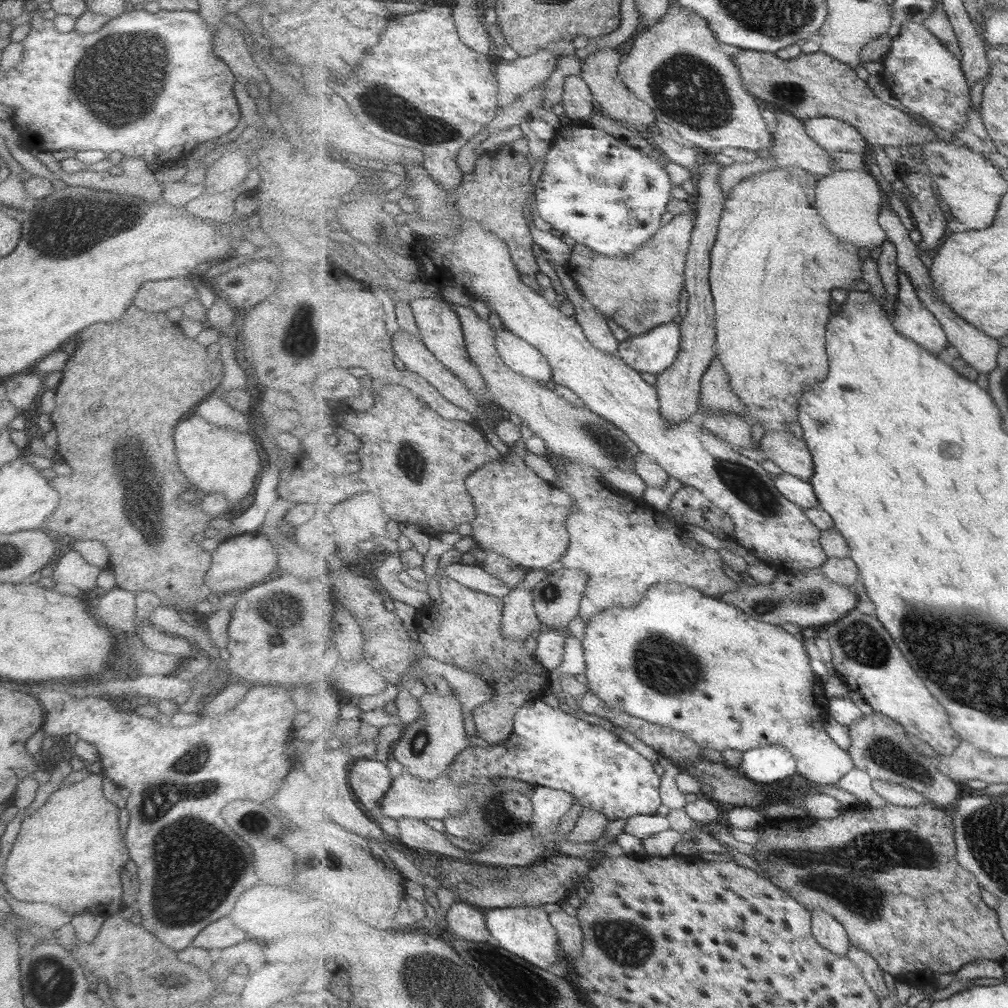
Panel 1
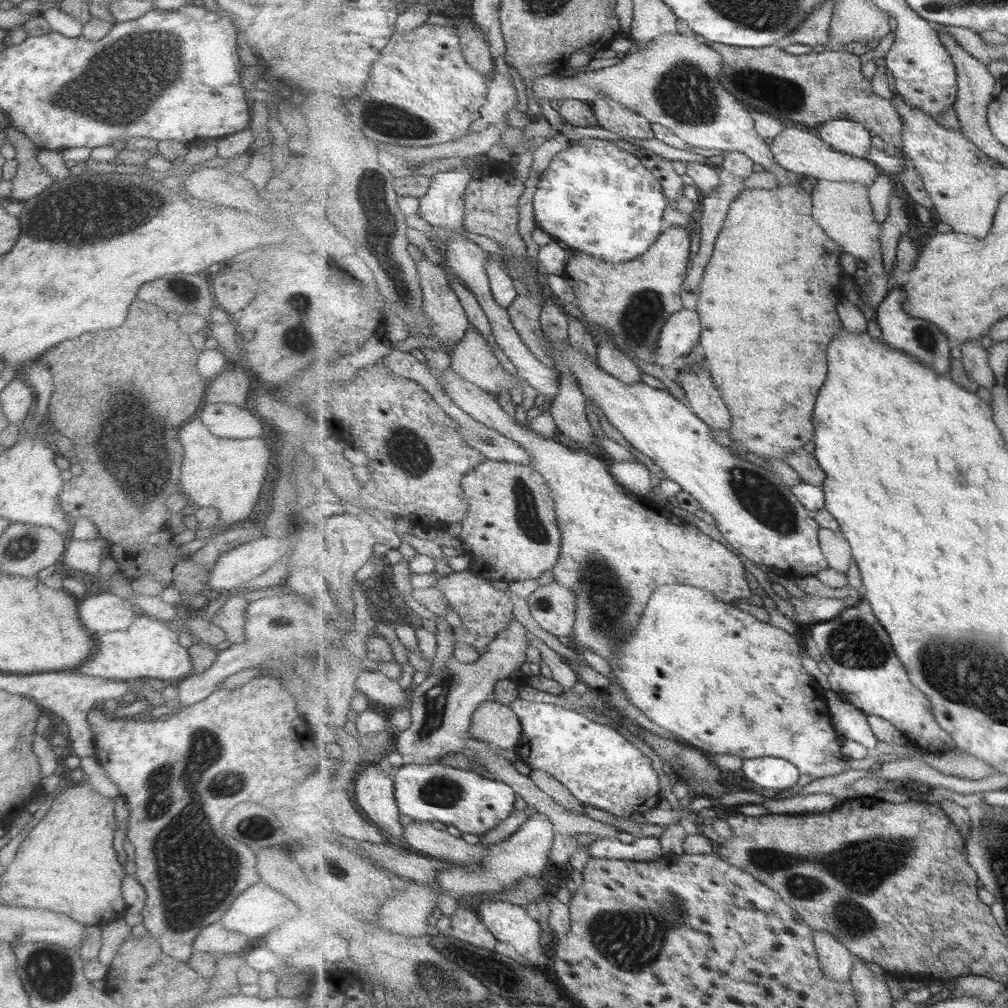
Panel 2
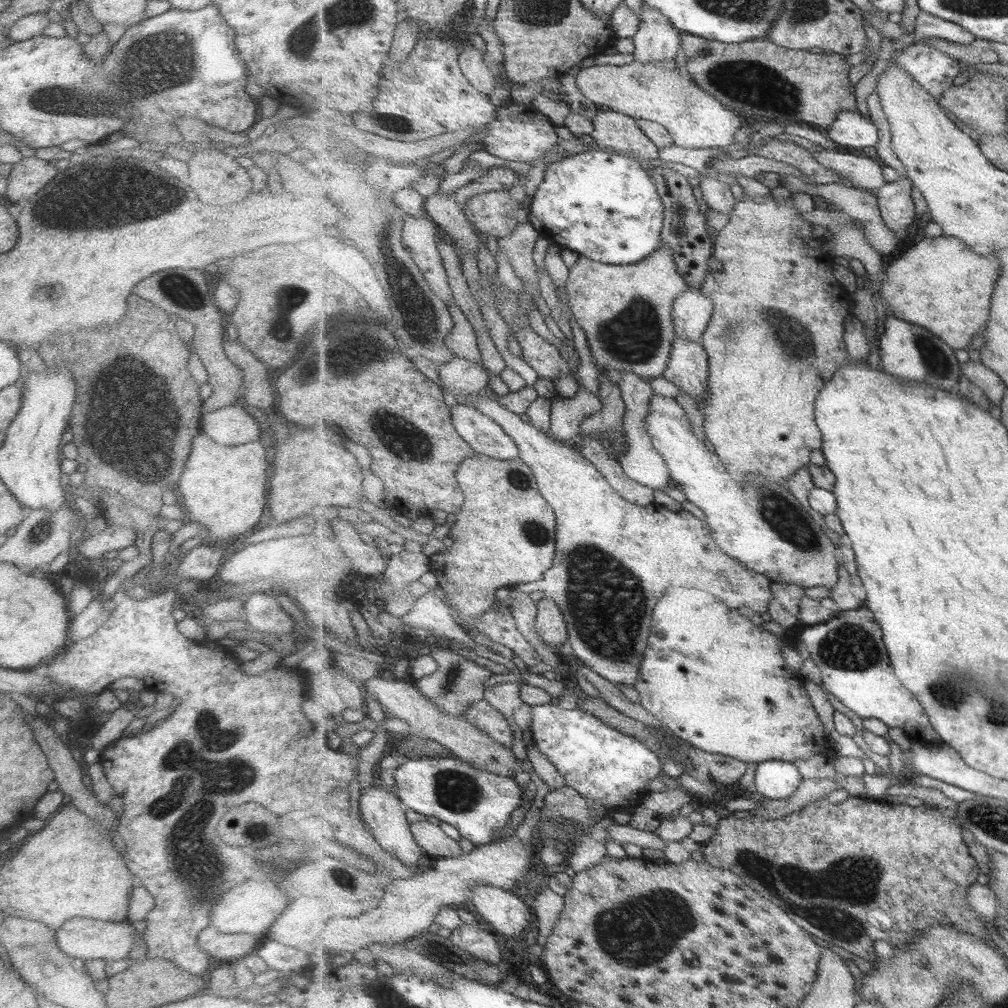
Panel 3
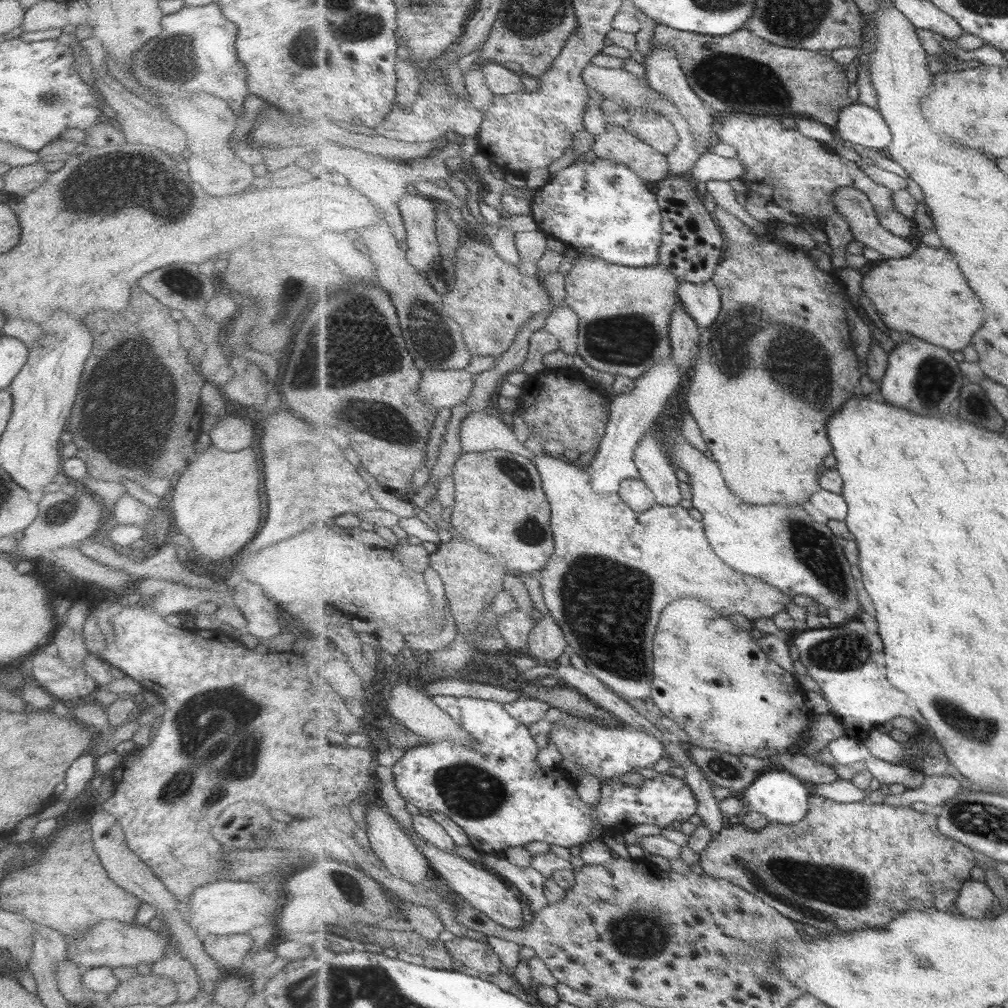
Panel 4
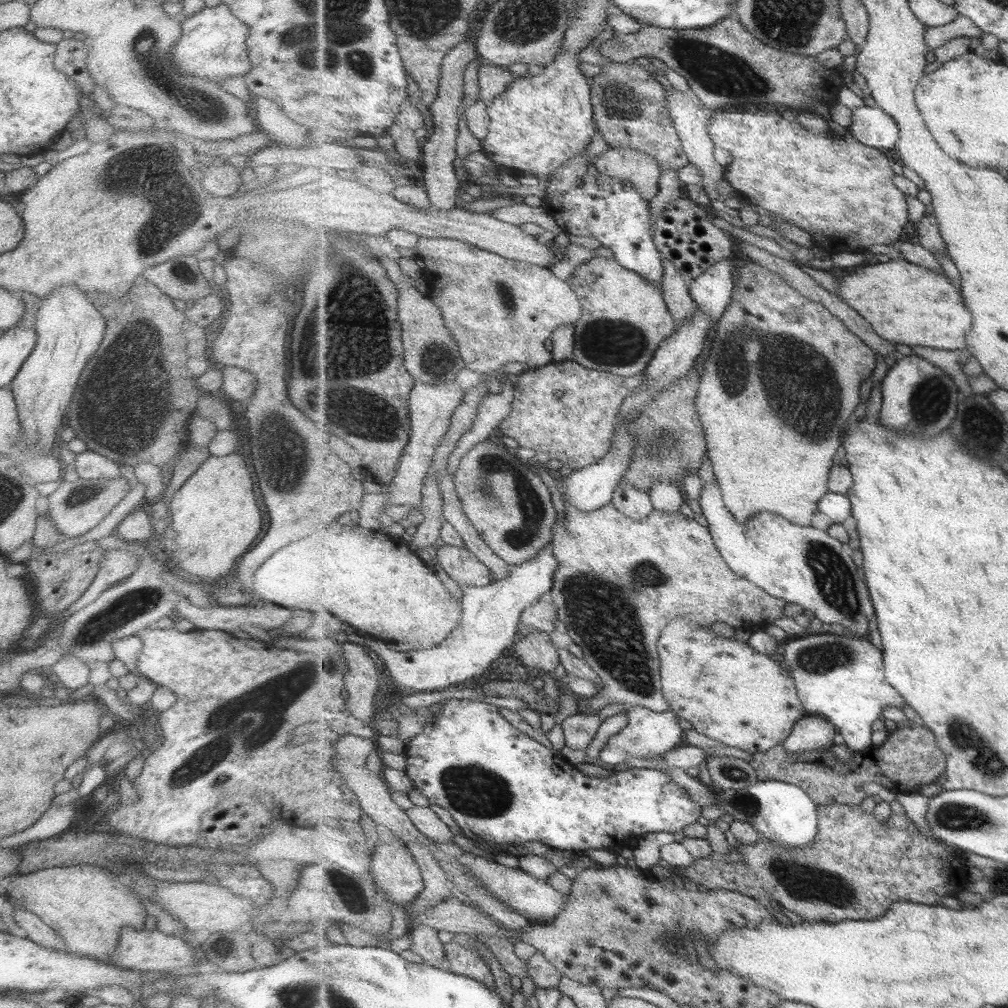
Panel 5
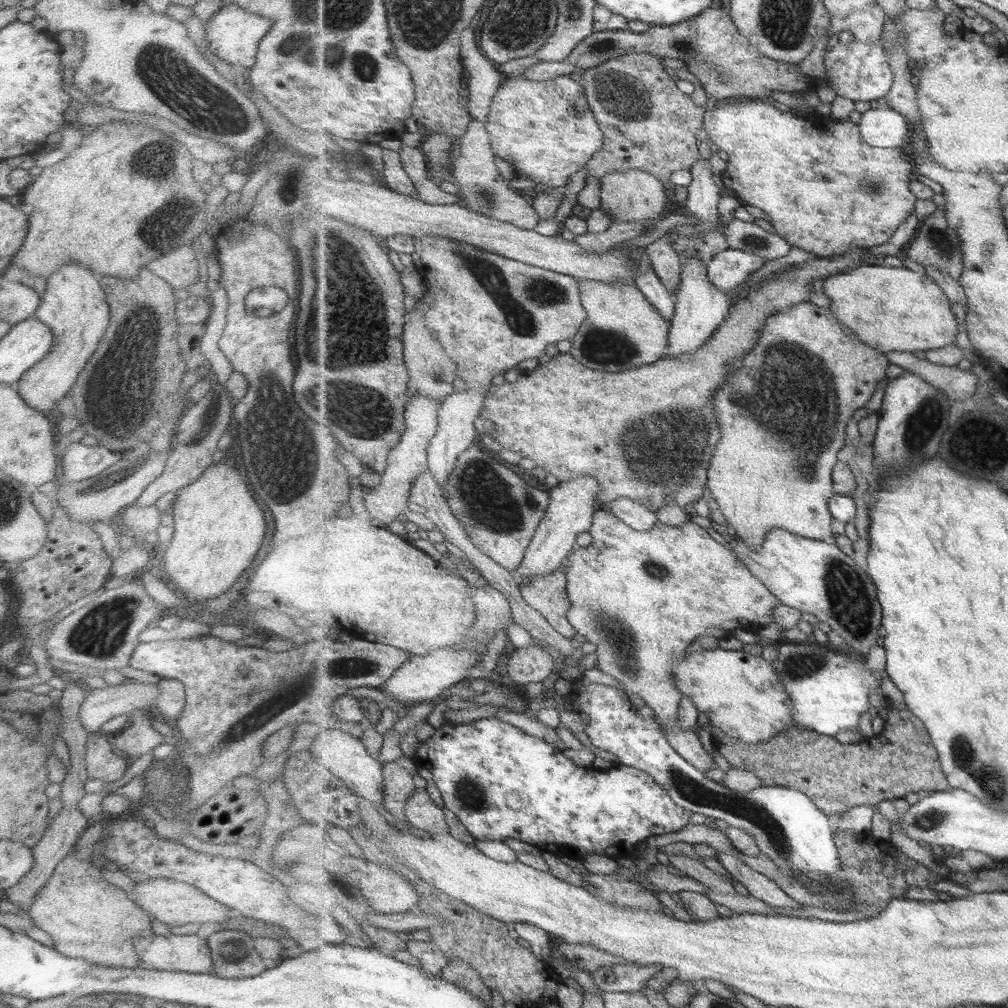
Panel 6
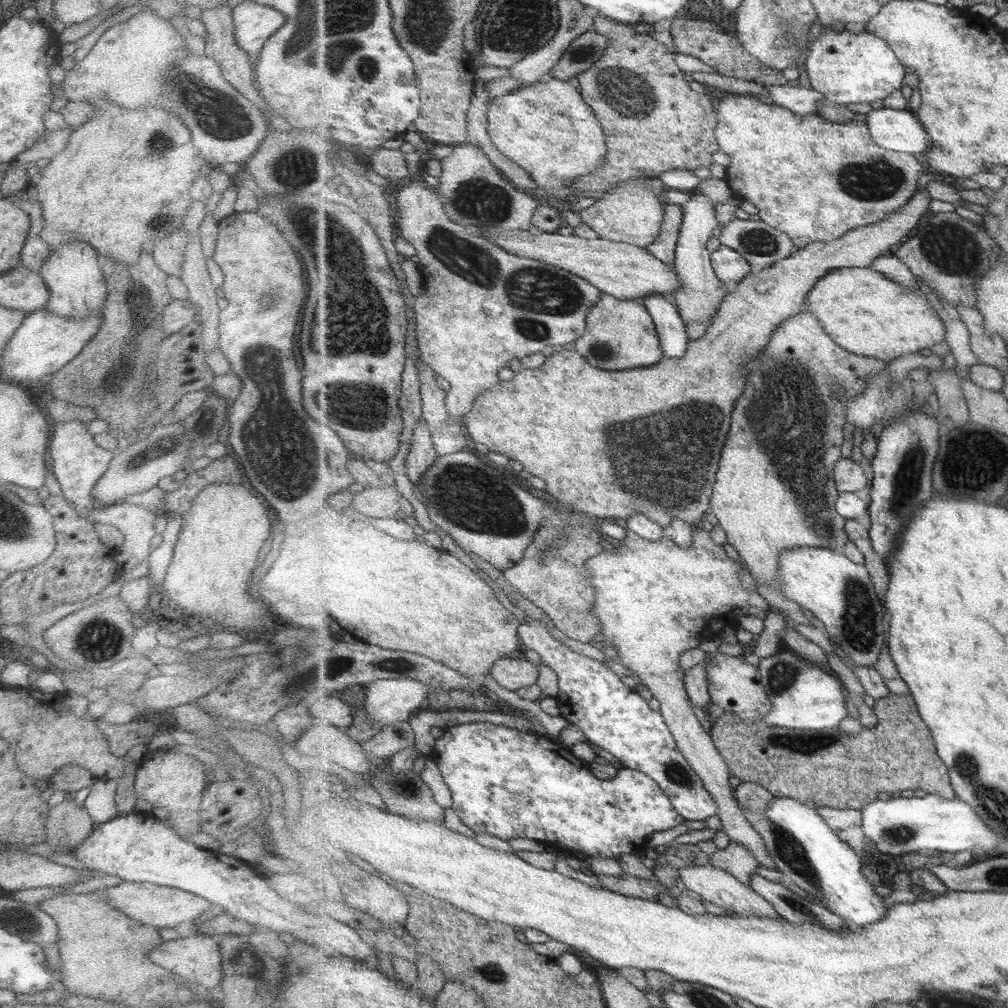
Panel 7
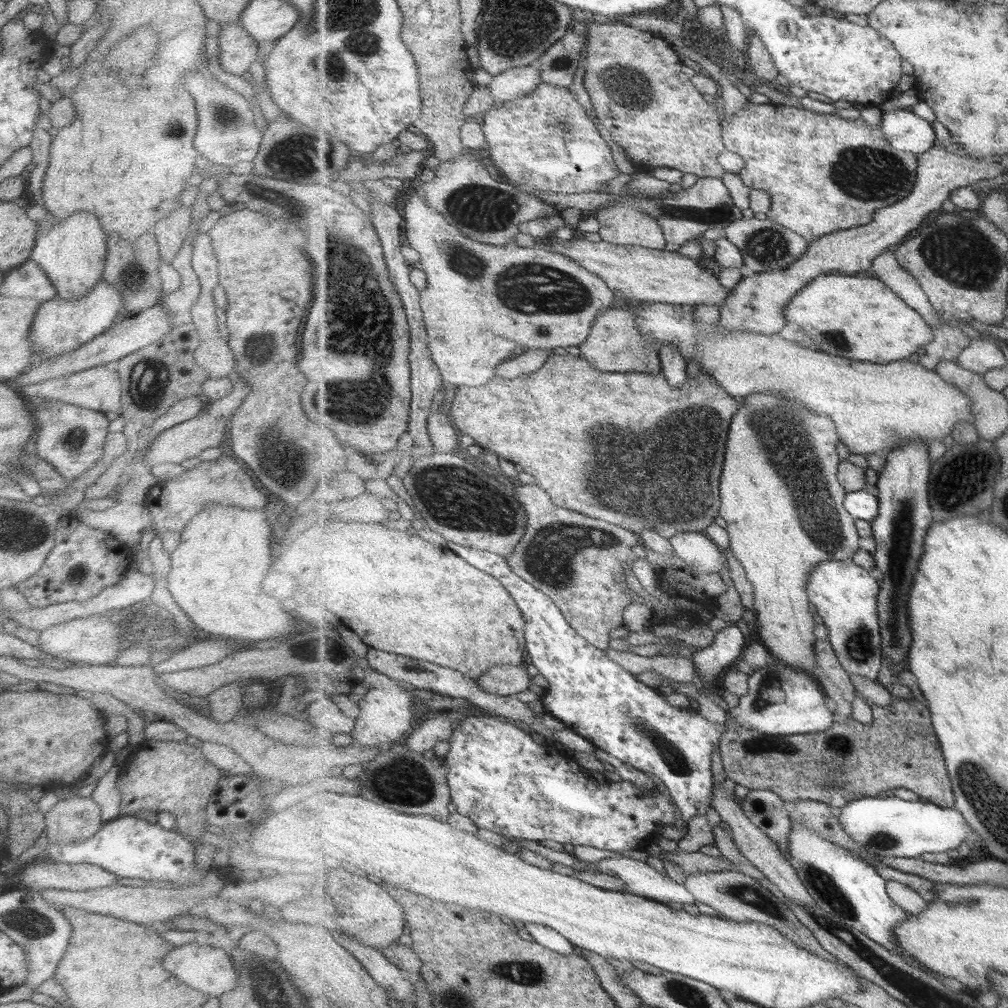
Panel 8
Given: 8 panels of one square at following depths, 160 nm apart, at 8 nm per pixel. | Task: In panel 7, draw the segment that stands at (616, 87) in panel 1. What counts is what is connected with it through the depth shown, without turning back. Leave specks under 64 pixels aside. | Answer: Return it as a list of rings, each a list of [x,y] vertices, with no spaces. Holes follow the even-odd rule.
[[[625,181],[612,192],[604,194],[587,209],[577,212],[582,223],[589,226],[599,237],[646,248],[660,235],[665,221],[665,206],[656,192],[641,181]]]

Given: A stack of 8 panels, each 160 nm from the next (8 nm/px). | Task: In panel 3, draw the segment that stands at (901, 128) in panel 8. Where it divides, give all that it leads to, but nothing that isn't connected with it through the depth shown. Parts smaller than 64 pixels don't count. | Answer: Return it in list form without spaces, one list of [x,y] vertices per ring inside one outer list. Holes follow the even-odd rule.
[[[841,111],[836,121],[824,133],[840,146],[840,149],[875,147],[880,142],[880,129],[870,117],[863,117],[858,111]]]

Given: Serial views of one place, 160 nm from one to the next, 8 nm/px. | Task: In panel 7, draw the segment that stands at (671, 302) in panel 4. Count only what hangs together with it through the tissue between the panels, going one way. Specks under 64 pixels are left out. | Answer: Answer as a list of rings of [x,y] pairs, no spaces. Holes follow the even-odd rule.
[[[604,293],[589,309],[588,329],[575,342],[579,351],[595,368],[608,371],[625,371],[652,367],[666,356],[661,346],[656,321],[640,300],[621,300]]]

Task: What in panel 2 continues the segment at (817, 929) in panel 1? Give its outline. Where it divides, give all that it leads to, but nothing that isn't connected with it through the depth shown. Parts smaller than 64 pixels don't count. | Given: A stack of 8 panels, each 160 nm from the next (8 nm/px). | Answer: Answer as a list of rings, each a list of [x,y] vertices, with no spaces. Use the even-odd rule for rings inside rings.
[[[814,932],[814,941],[824,974],[832,981],[850,982],[855,956],[845,943],[831,932]]]

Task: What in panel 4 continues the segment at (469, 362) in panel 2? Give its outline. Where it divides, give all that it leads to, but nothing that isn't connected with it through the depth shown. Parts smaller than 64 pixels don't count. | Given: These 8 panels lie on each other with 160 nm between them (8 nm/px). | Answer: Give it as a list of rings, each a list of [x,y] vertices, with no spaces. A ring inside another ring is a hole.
[[[464,369],[426,370],[420,384],[420,397],[435,414],[439,408],[453,408],[472,395],[476,375]]]

